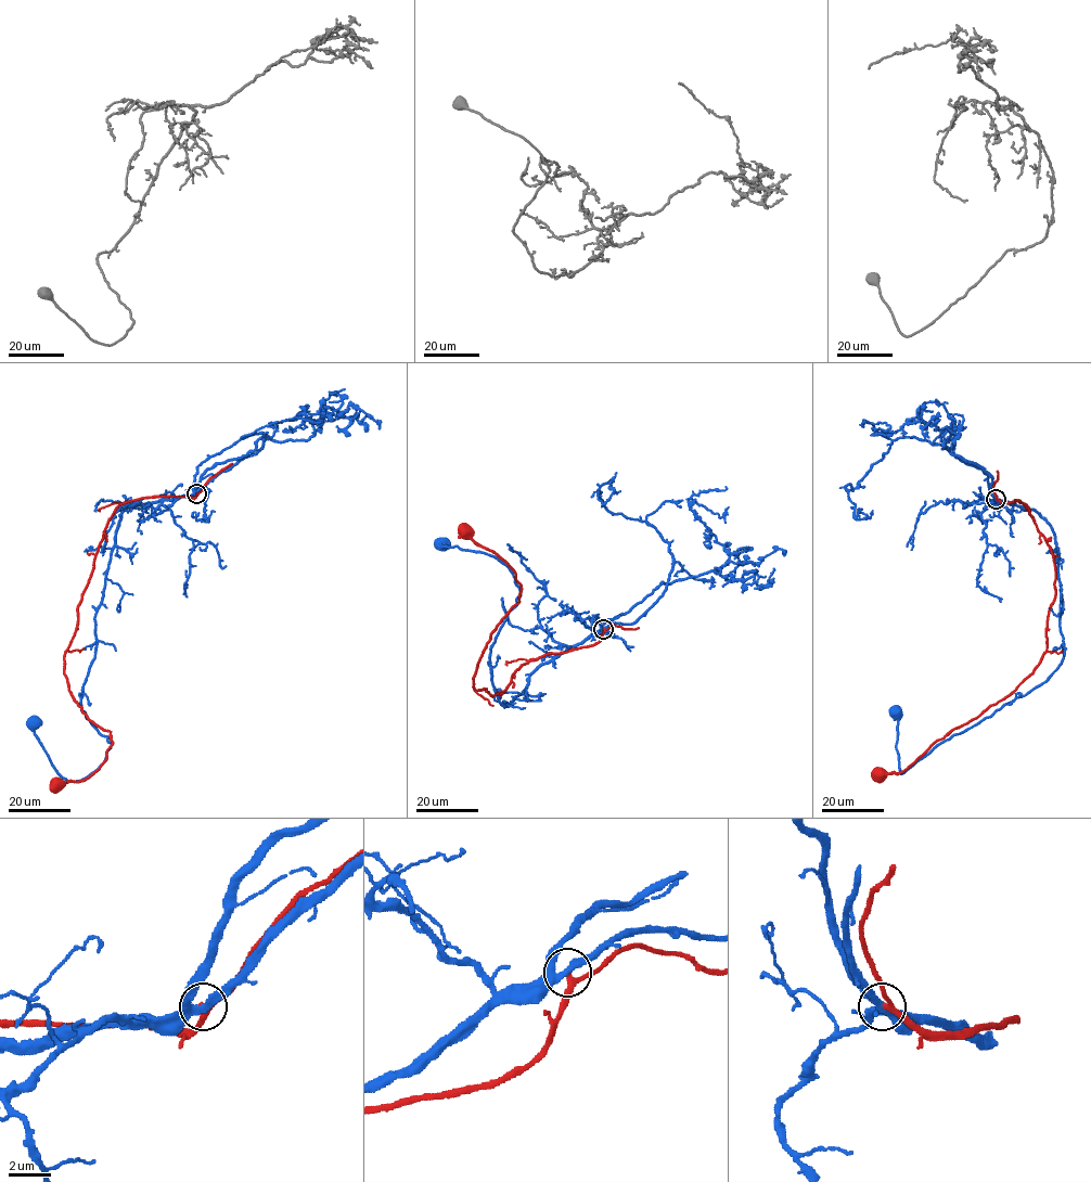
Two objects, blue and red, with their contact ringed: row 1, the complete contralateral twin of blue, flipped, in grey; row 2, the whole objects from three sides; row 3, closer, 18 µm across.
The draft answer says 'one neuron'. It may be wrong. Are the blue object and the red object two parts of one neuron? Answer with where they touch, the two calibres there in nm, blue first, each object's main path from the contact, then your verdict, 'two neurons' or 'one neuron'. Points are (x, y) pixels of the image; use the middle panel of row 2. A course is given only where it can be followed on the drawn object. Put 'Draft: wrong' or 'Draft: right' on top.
Draft: wrong
at (603, 629); 280 nm thick on the blue side, 240 nm on the other; blue runs (603, 629), (540, 664), (503, 706), (492, 684), (490, 647), (520, 587), (493, 556), (440, 543); red runs (603, 629), (592, 645), (530, 659), (501, 694), (476, 691), (480, 656), (518, 601), (521, 585), (464, 531); two neurons

